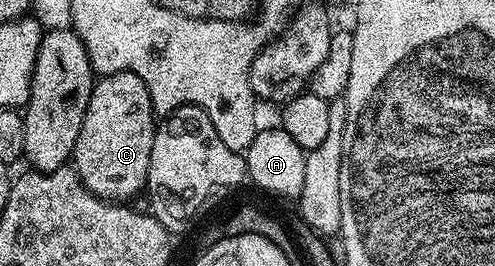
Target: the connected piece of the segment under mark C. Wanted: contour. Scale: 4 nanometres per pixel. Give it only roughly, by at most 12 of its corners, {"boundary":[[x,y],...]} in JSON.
{"boundary":[[146,82],[93,83],[71,167],[101,200],[145,189],[158,127]]}

